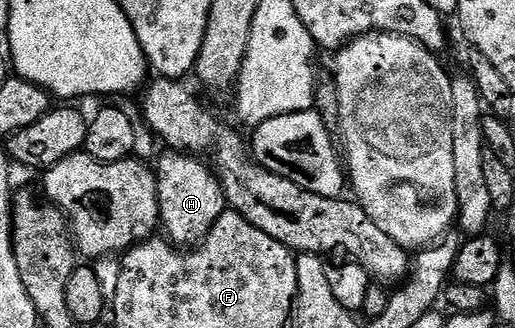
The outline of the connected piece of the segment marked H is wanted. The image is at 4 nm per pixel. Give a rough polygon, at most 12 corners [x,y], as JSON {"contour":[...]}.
{"contour":[[198,155],[157,161],[161,232],[200,244],[228,211],[218,177]]}

